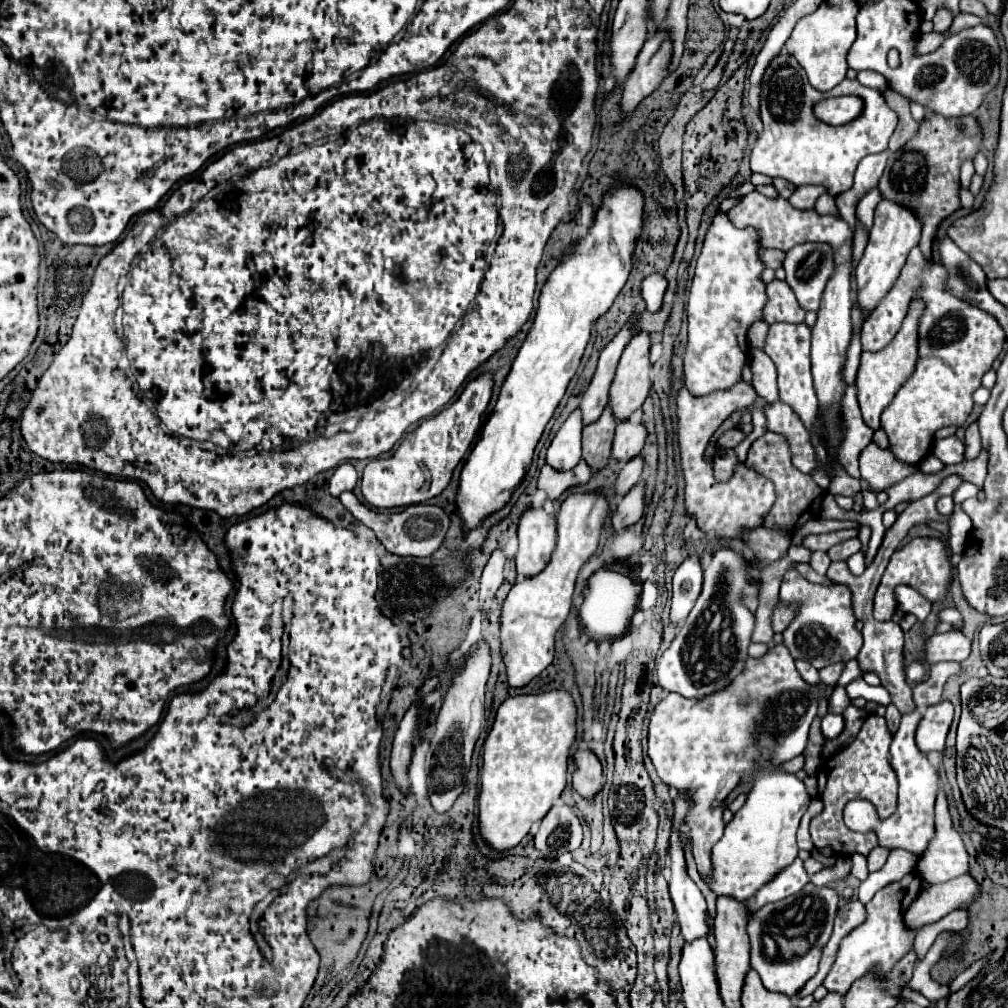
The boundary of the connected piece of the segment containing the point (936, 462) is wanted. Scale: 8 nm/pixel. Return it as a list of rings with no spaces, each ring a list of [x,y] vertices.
[[[928,455],[928,457],[920,463],[920,469],[922,469],[922,473],[926,473],[926,475],[940,473],[944,467],[946,467],[946,465],[944,465],[944,463],[940,463],[940,459],[938,459],[938,457],[934,457],[934,455]]]

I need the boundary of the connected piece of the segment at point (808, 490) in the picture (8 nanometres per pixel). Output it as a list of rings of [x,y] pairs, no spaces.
[[[766,431],[762,437],[758,437],[750,445],[746,465],[774,483],[776,501],[774,501],[772,509],[766,513],[766,517],[764,517],[764,527],[782,529],[790,539],[794,539],[796,531],[800,531],[806,521],[820,517],[820,507],[822,507],[822,499],[824,499],[826,493],[824,493],[824,489],[820,489],[814,483],[814,479],[810,475],[798,471],[792,465],[790,445],[788,445],[788,439],[784,435],[774,433],[774,431]]]

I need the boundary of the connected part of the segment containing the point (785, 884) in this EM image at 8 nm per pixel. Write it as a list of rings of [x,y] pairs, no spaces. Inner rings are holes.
[[[794,859],[792,865],[784,867],[780,873],[776,873],[772,877],[772,881],[768,881],[758,893],[756,897],[750,901],[750,916],[752,916],[758,907],[772,903],[772,901],[780,901],[788,895],[798,893],[798,889],[802,889],[802,885],[808,883],[808,875],[802,867],[800,859]]]

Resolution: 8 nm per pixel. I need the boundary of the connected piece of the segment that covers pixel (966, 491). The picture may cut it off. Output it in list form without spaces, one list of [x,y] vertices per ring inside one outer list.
[[[962,483],[962,485],[958,487],[958,491],[954,493],[954,501],[956,501],[956,509],[954,509],[954,513],[960,513],[960,503],[962,503],[964,499],[968,499],[968,497],[976,497],[980,491],[982,491],[982,489],[980,489],[978,485],[974,485],[974,483]]]

